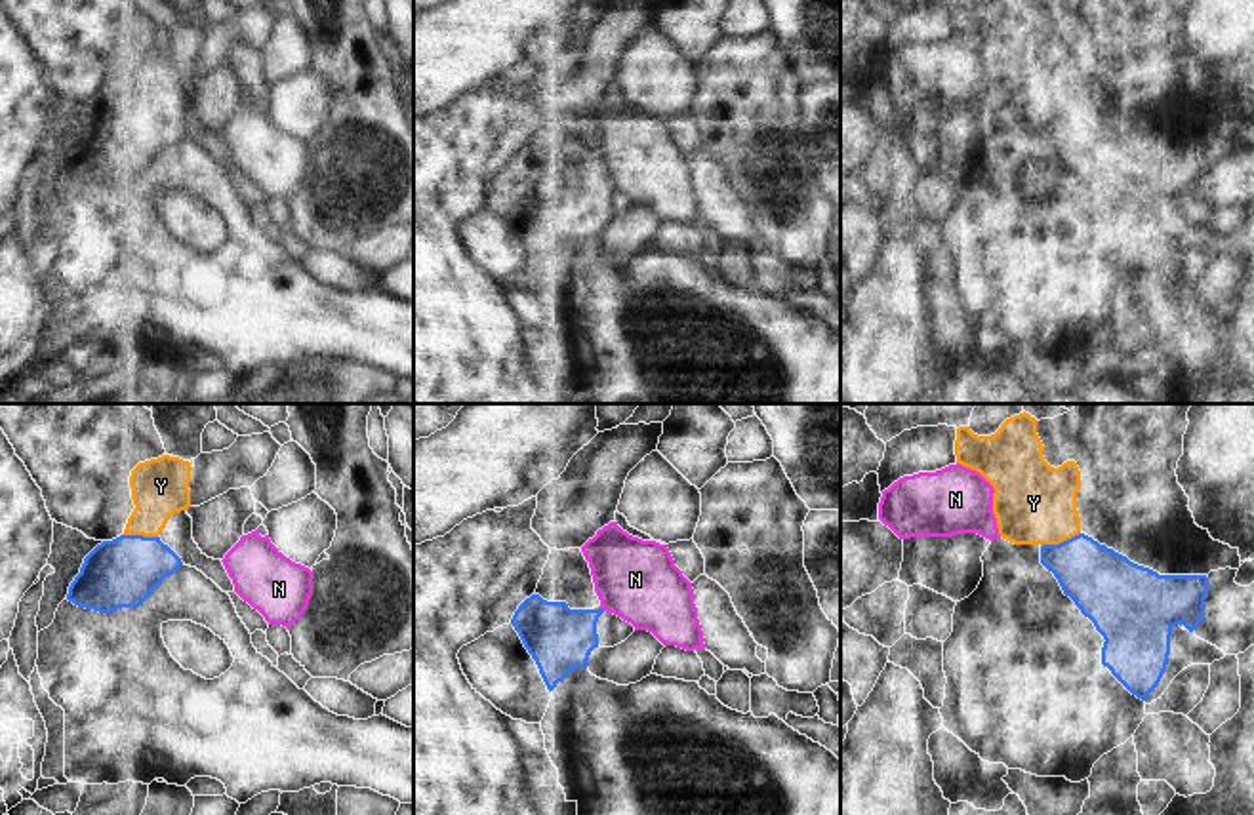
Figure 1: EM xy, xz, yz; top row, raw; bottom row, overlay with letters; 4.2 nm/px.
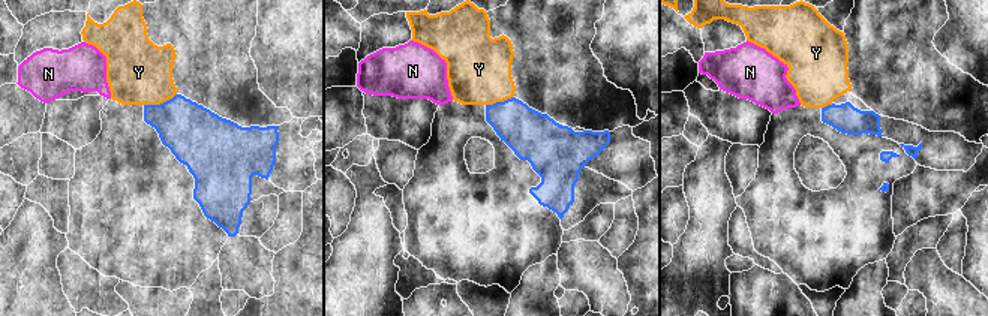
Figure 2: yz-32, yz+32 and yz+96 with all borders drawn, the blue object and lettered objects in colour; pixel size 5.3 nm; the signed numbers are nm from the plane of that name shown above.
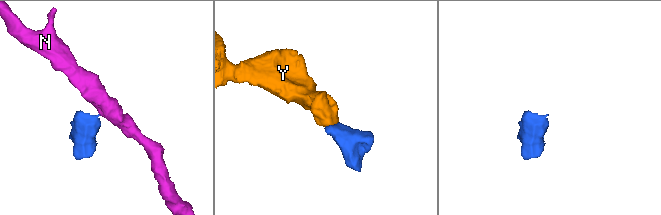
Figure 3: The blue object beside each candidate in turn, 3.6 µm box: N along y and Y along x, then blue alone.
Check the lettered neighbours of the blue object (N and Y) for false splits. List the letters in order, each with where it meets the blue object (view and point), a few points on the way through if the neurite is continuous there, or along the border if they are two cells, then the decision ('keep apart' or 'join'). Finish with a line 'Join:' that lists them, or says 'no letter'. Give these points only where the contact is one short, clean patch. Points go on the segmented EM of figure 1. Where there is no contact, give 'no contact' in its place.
N: no contact | keep apart
Y: yz (1060, 543) | across yz (1102, 583), (1060, 543), (1056, 526), (1033, 503) | join
Join: Y

